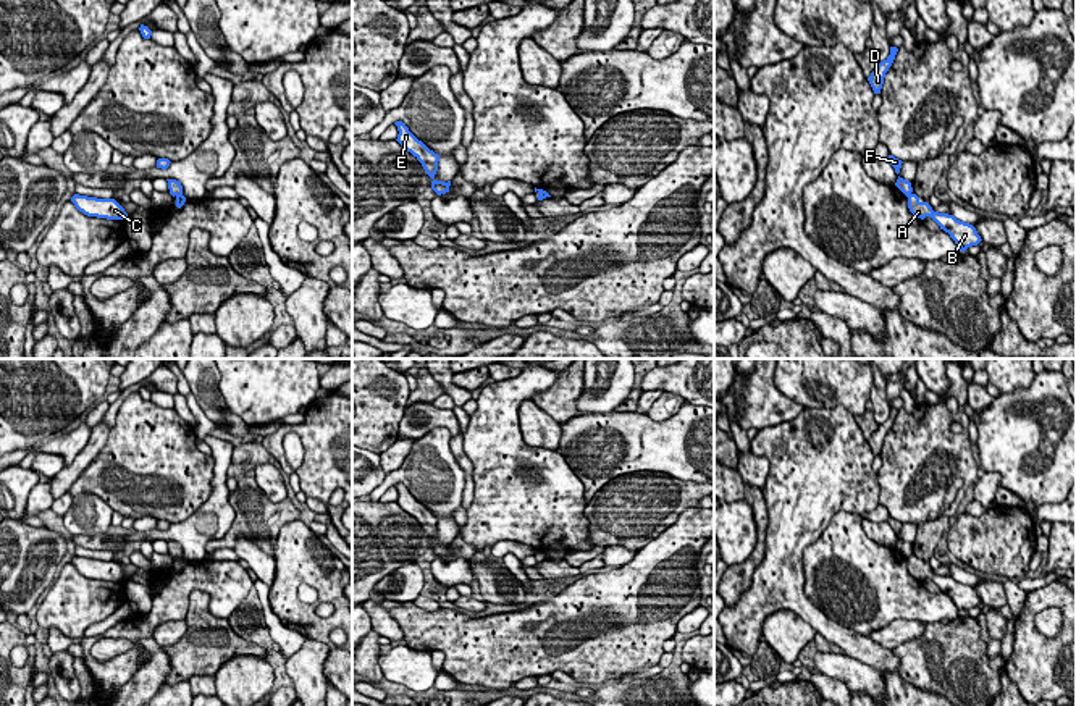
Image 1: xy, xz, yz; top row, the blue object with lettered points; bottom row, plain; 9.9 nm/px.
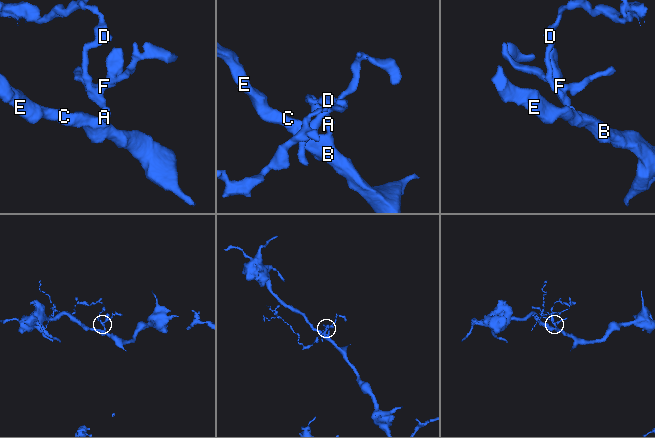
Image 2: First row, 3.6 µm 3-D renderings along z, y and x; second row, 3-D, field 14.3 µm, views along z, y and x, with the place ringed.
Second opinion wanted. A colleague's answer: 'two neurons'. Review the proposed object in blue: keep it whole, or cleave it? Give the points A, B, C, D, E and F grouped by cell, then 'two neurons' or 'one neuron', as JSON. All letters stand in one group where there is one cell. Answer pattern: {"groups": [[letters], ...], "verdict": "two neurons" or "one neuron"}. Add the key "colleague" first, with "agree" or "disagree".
{"colleague": "agree", "groups": [["A", "B", "C", "E"], ["D", "F"]], "verdict": "two neurons"}

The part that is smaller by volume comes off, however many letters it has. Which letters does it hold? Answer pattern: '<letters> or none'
D, F

